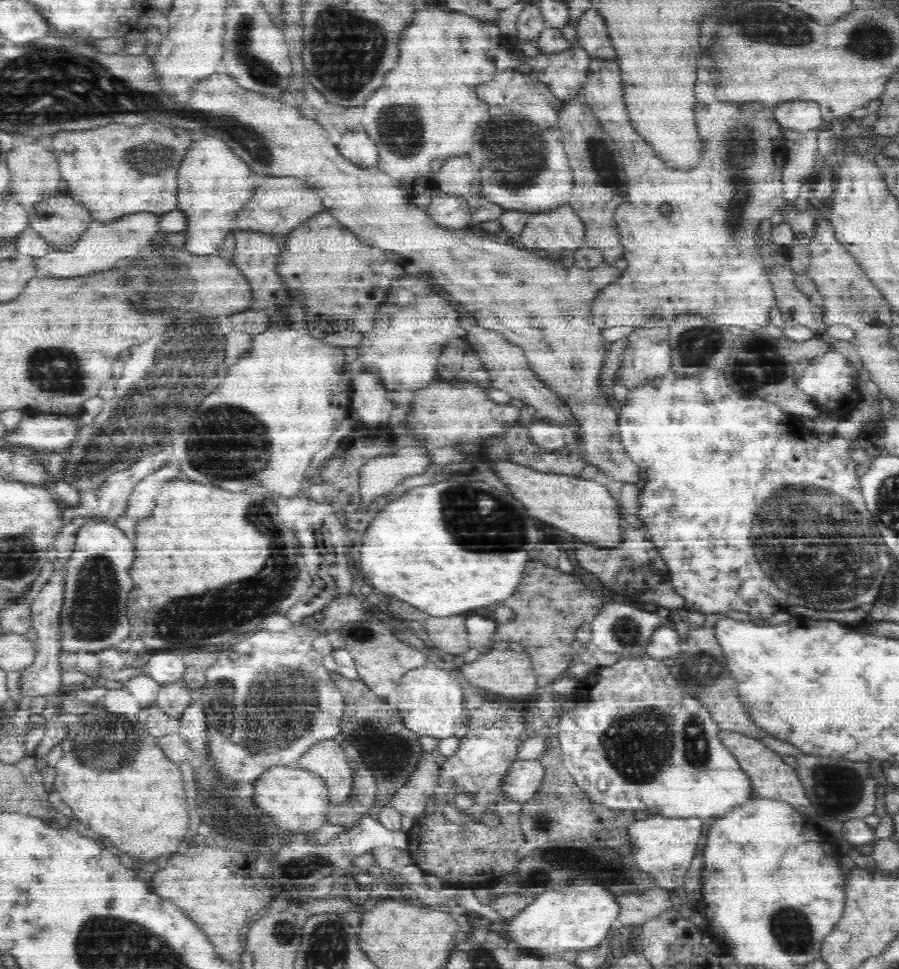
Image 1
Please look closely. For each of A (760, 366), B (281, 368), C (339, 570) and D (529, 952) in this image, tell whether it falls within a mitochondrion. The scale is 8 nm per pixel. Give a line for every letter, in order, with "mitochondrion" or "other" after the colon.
A: mitochondrion
B: other
C: other
D: other

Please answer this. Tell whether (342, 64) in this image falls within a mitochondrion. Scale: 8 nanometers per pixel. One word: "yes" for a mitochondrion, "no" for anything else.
yes

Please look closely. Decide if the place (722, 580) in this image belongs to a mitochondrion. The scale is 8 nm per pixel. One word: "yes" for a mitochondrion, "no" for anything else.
no

